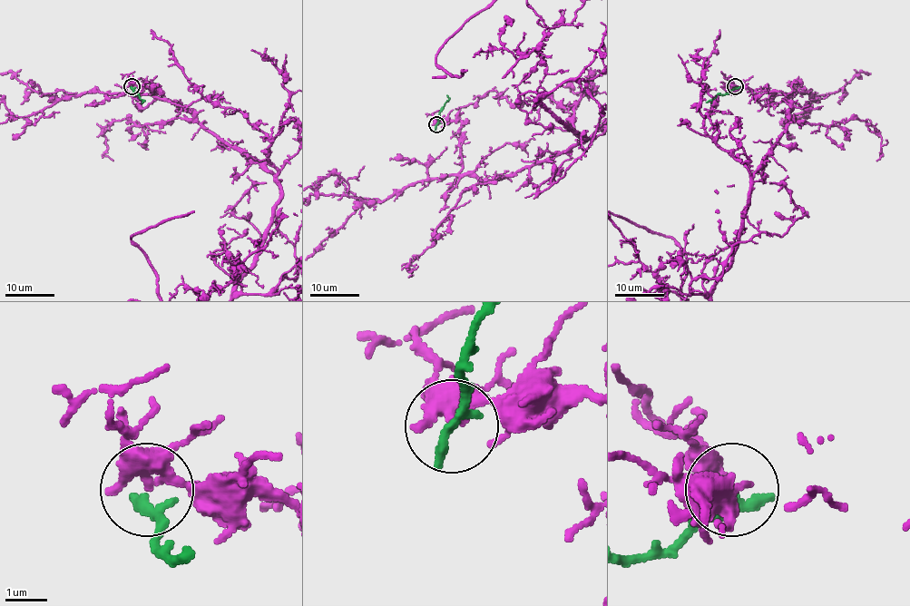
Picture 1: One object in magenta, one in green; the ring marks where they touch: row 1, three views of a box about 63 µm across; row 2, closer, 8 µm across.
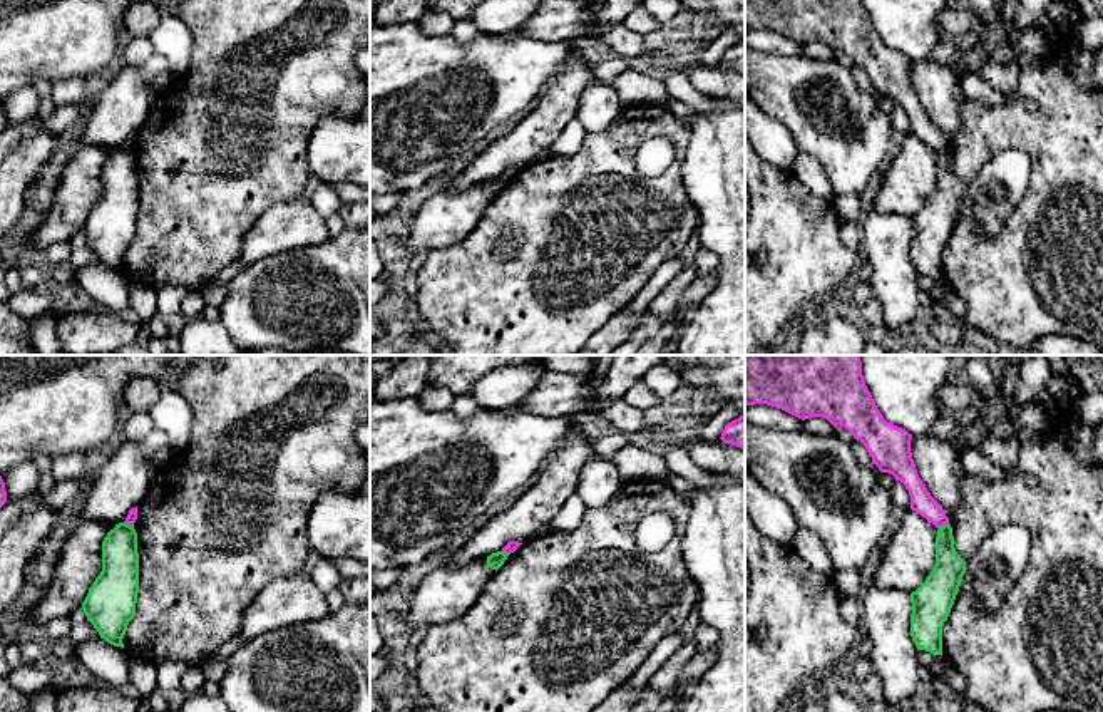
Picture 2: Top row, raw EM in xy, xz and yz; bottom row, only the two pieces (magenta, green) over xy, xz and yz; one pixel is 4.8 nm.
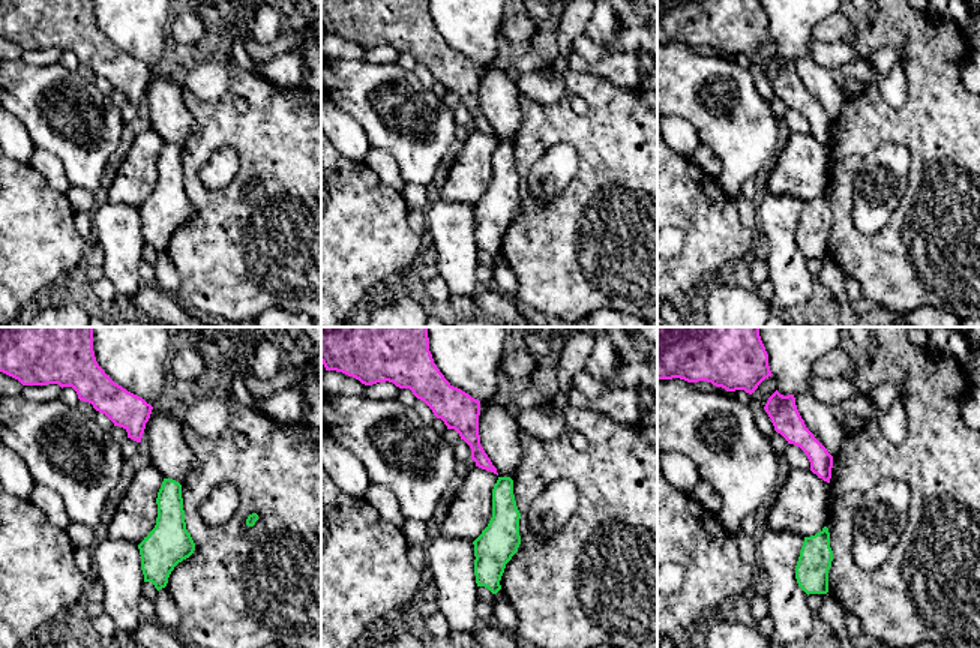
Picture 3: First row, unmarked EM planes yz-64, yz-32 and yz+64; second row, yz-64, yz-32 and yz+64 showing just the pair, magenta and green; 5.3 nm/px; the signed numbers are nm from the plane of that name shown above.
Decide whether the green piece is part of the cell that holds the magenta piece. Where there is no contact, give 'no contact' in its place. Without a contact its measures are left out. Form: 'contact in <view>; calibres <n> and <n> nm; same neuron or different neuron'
contact in yz; calibres 110 and 150 nm; different neuron

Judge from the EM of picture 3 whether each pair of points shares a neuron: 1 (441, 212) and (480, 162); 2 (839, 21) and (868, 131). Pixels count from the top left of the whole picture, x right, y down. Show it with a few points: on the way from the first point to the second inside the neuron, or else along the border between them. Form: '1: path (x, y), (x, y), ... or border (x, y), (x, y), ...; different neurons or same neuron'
1: border (441, 198), (450, 203), (467, 203), (471, 207); different neurons
2: border (854, 32), (848, 41); different neurons

